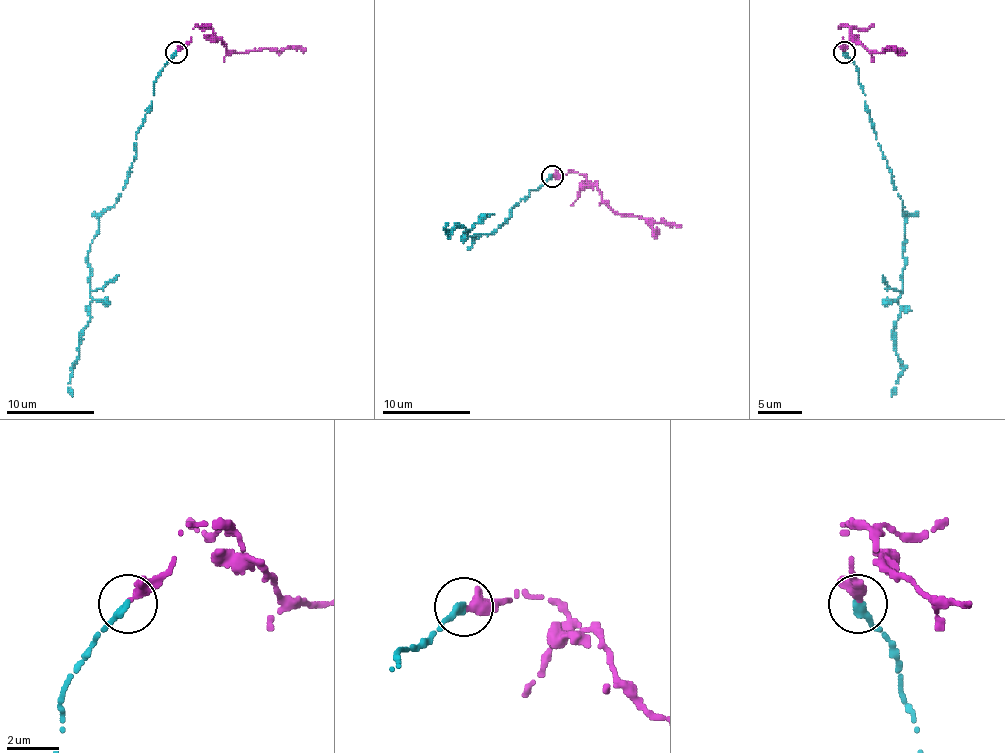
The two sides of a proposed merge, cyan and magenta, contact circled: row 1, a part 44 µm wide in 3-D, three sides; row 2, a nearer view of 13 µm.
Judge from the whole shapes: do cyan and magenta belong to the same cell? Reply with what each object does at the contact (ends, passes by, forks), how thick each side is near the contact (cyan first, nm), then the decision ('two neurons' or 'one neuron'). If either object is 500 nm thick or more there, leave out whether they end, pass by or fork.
cyan ends there; magenta passes by; 320 nm thick on the cyan side, 280 nm on the other; two neurons

